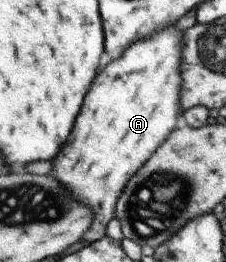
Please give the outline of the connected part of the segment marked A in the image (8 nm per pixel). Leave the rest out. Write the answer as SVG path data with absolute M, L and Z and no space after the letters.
M171 23L163 29L157 29L153 35L145 39L133 41L129 47L123 49L121 57L115 60L104 60L89 91L83 97L81 109L69 131L69 139L61 145L57 155L51 159L53 163L51 177L57 179L69 193L73 193L73 197L77 197L79 203L93 211L93 221L80 239L85 245L105 236L106 225L110 219L113 219L114 208L124 189L123 185L126 185L129 177L151 157L153 151L165 141L165 137L174 131L177 119L184 112L183 109L179 111L181 37L183 31L179 31L175 23Z

